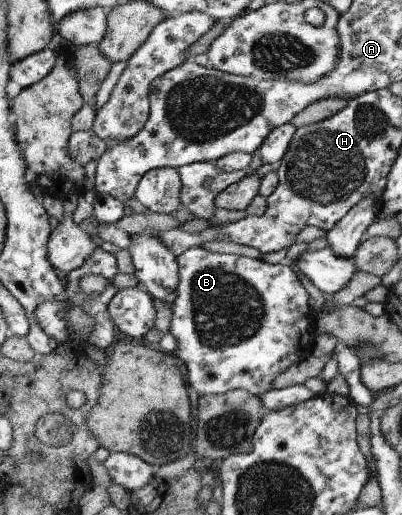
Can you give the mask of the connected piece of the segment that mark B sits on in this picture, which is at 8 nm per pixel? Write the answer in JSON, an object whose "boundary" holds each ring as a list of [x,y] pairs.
{"boundary":[[[193,247],[176,256],[179,261],[179,275],[180,275],[180,287],[178,294],[176,295],[176,301],[172,303],[172,319],[170,323],[170,332],[177,340],[177,347],[175,355],[188,368],[188,380],[189,385],[196,390],[199,396],[205,397],[206,395],[223,395],[228,391],[233,390],[245,390],[251,395],[261,397],[267,391],[274,387],[274,382],[280,375],[283,375],[285,371],[293,365],[293,363],[299,363],[305,358],[309,357],[311,349],[313,349],[313,341],[315,341],[315,327],[311,325],[313,319],[311,319],[311,309],[309,309],[309,295],[307,291],[303,289],[303,285],[299,283],[297,275],[293,273],[293,269],[290,266],[275,264],[271,265],[266,263],[261,258],[249,258],[246,256],[238,256],[234,254],[219,254],[217,251],[207,251],[201,247]]]}

